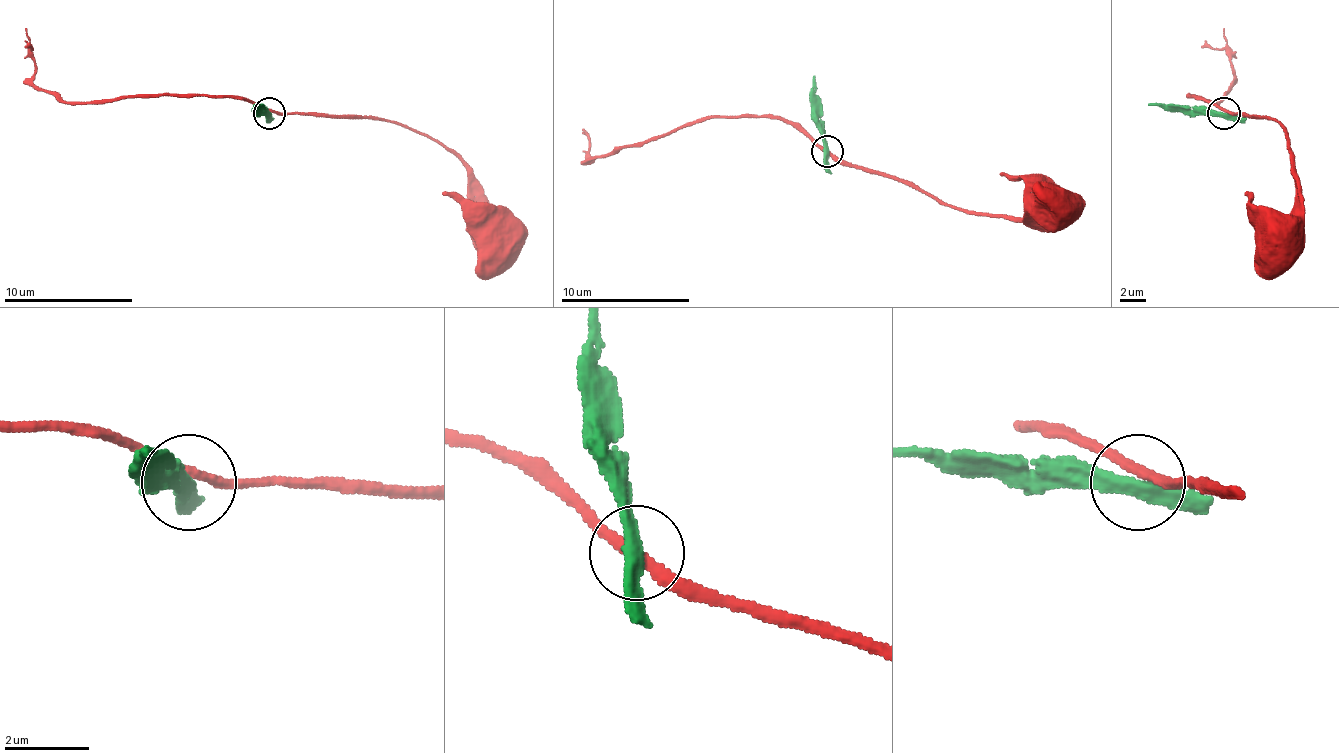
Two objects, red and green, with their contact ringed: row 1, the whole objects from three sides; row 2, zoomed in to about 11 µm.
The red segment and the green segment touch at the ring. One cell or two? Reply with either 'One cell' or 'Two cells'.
Two cells

